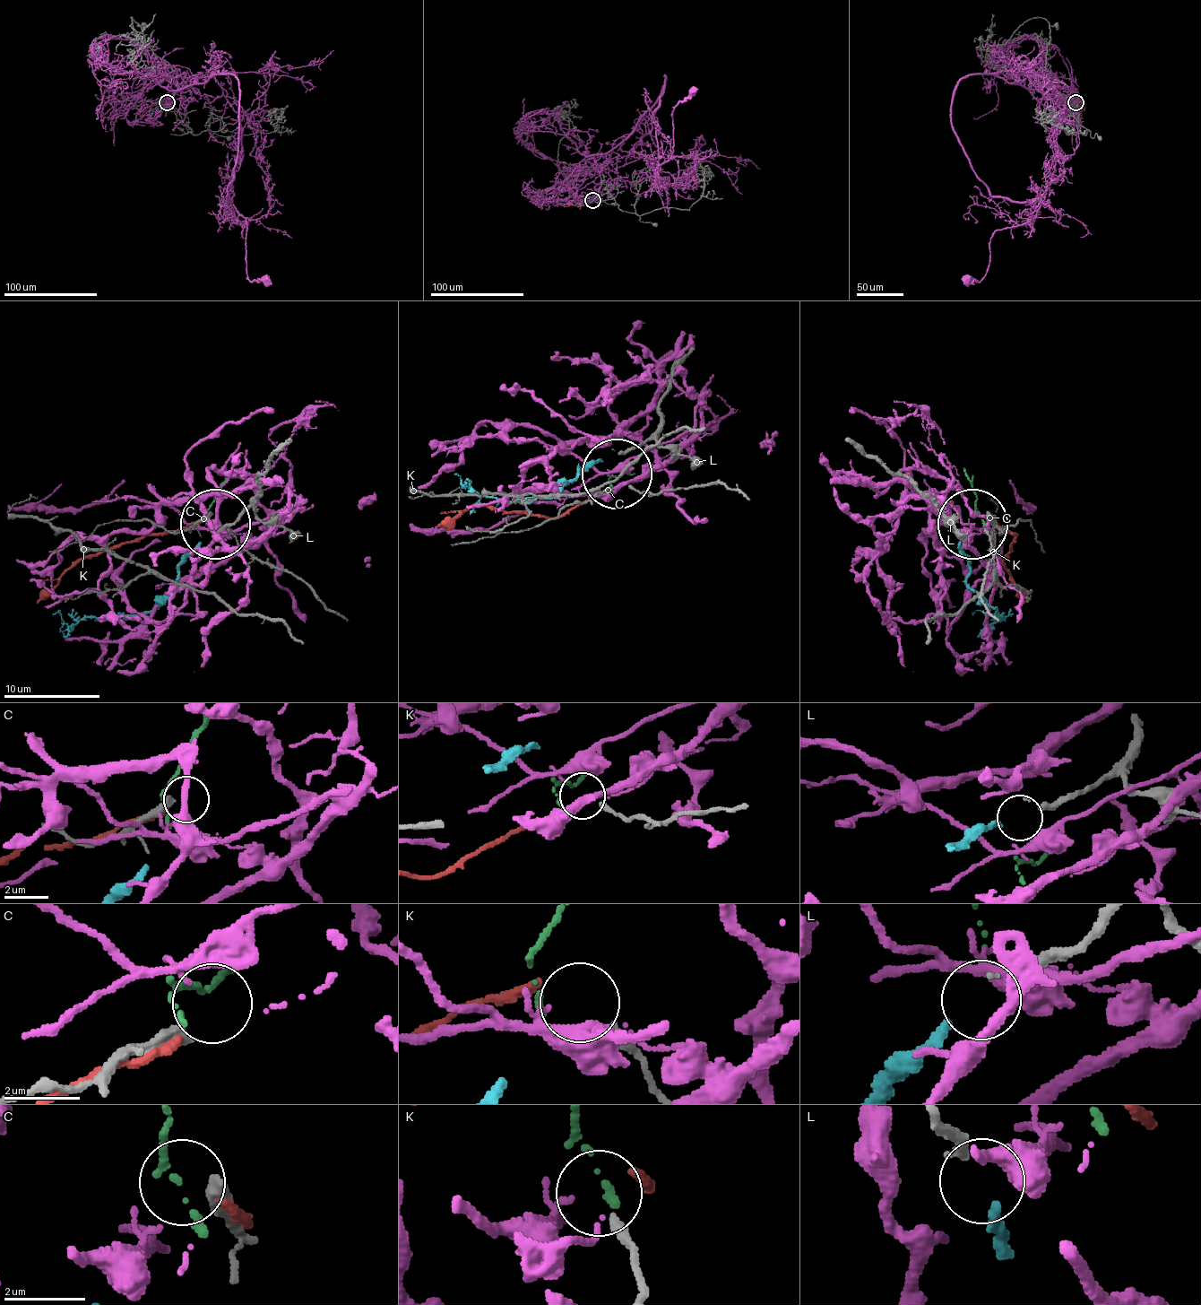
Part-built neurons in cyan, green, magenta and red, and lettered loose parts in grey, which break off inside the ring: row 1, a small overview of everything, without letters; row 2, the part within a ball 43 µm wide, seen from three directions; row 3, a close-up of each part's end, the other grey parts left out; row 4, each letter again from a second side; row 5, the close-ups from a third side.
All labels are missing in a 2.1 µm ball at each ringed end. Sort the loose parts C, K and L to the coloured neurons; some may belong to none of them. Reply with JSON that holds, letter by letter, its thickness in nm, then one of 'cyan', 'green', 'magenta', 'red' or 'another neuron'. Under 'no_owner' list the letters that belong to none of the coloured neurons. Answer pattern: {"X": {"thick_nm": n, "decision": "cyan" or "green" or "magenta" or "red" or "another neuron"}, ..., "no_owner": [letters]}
{"C": {"thick_nm": 380, "decision": "another neuron"}, "K": {"thick_nm": 280, "decision": "green"}, "L": {"thick_nm": 190, "decision": "cyan"}, "no_owner": ["C"]}

